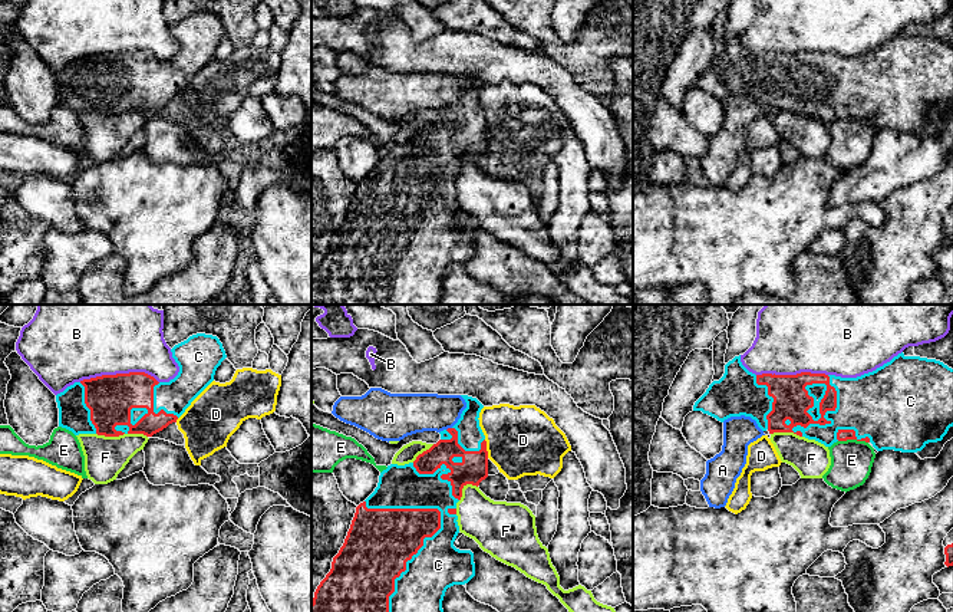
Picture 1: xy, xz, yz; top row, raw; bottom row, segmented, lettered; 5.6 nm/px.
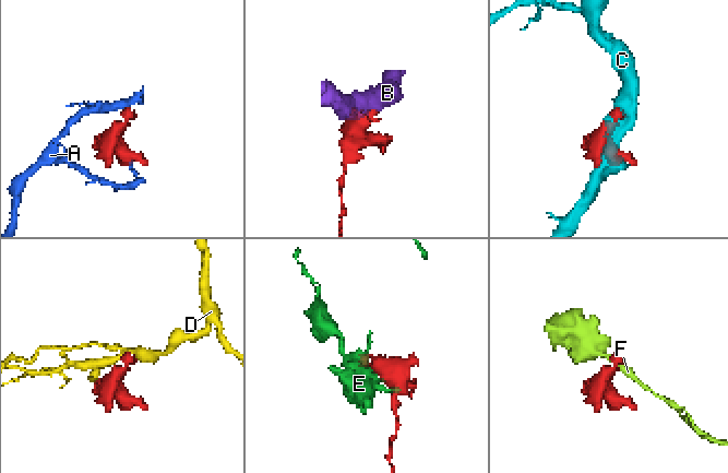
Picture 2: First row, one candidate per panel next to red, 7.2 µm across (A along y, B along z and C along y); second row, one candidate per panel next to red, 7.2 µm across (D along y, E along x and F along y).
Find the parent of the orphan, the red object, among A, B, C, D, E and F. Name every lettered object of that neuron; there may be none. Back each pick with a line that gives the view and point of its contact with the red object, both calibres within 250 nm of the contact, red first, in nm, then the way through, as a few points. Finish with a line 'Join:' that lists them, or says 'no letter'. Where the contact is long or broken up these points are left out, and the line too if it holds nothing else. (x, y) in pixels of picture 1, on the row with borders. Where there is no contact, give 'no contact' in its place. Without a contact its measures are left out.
C: meets red in yz at (820, 411); 200 nm thick on the red side, 300 nm on the other
Join: C

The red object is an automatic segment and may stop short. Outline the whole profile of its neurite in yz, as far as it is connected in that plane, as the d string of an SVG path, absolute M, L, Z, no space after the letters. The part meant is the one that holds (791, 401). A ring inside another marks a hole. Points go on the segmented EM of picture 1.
M903 352L873 372L857 378L801 372L797 375L755 375L741 362L741 355L725 365L725 374L713 381L695 402L693 411L702 411L723 422L731 417L751 417L762 431L794 432L815 440L825 447L837 441L857 440L871 442L877 451L921 451L929 442L942 441L953 427L953 369L936 359L906 356Z

